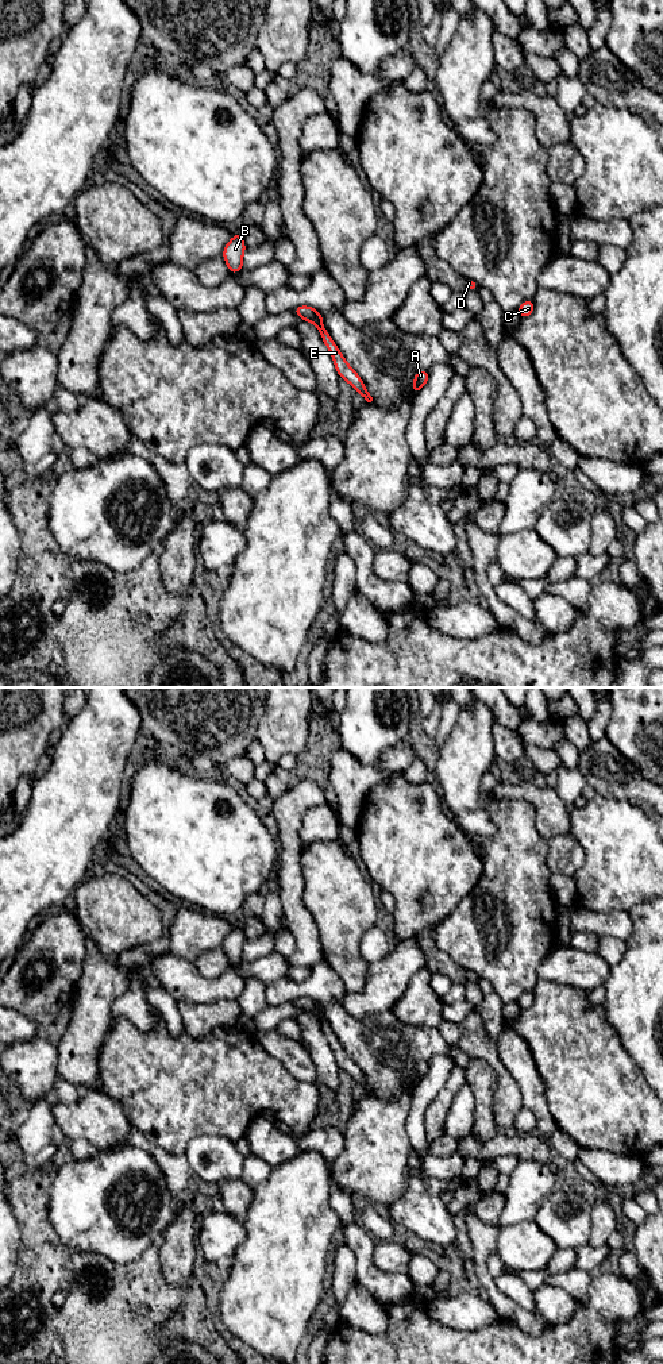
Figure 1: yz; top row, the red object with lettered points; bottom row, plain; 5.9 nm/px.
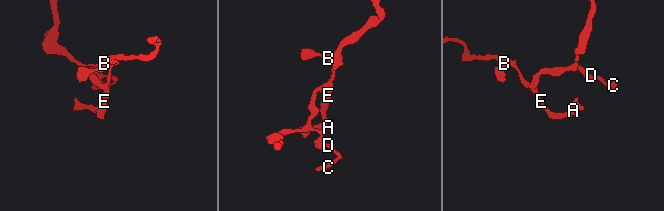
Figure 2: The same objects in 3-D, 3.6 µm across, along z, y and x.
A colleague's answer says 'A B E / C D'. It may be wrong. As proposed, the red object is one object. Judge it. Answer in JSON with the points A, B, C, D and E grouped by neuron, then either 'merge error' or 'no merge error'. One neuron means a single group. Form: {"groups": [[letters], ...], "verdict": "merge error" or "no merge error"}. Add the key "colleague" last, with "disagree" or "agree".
{"groups": [["A", "B", "E"], ["C", "D"]], "verdict": "merge error", "colleague": "agree"}

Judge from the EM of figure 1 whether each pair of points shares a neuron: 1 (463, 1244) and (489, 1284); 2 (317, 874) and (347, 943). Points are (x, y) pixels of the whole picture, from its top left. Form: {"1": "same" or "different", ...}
{"1": "different", "2": "same"}

